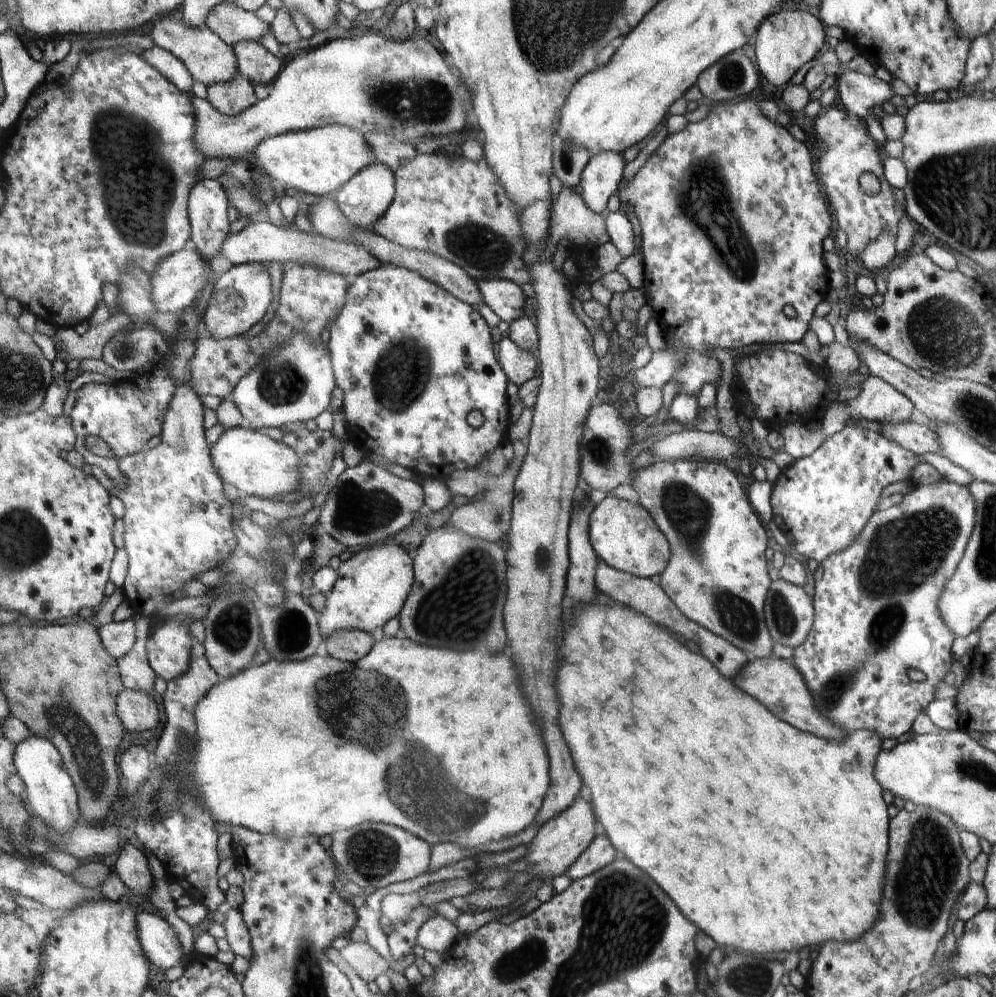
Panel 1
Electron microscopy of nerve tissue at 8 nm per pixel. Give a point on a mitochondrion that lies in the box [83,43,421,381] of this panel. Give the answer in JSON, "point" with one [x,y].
{"point":[138,185]}

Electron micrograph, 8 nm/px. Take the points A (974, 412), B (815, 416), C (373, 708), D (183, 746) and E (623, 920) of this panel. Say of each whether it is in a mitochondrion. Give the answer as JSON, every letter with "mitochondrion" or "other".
{"A":"mitochondrion","B":"other","C":"mitochondrion","D":"mitochondrion","E":"mitochondrion"}

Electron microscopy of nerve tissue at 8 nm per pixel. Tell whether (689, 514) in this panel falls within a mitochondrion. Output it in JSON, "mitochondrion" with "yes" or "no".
{"mitochondrion":"yes"}

